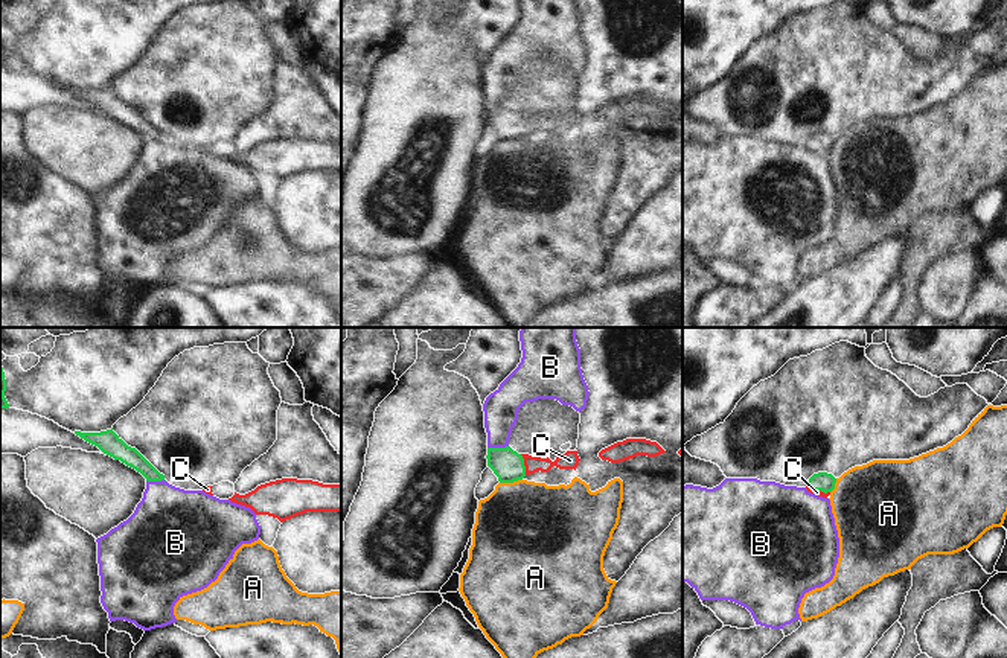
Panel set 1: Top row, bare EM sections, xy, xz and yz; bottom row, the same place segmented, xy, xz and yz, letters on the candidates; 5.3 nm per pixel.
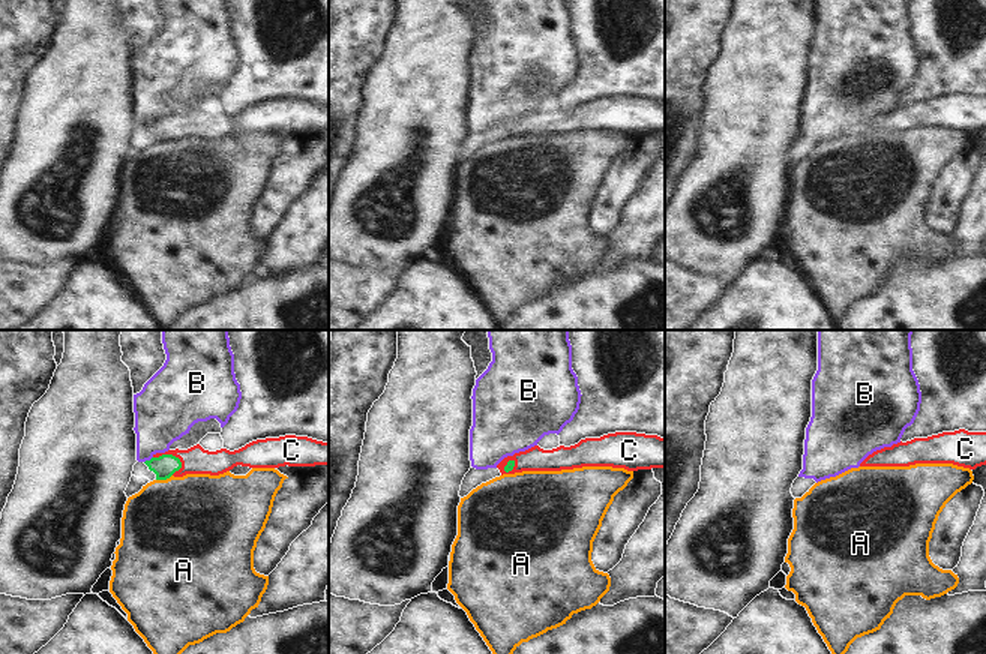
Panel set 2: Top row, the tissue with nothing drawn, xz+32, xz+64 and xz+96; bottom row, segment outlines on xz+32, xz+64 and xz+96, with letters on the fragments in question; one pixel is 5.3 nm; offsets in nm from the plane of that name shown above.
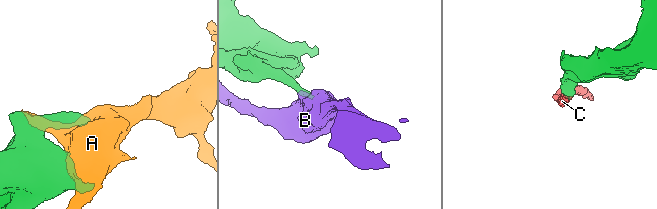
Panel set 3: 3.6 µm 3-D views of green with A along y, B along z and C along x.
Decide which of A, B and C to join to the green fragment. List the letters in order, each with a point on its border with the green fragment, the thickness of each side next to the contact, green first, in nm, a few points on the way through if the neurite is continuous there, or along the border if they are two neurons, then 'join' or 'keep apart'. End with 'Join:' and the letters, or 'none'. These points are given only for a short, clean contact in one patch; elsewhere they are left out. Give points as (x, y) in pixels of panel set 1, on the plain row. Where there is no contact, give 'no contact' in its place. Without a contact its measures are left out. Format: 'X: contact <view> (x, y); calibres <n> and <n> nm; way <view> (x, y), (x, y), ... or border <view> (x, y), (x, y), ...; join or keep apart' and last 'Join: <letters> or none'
A: contact xz (511, 140); calibres 170 and 500 nm; keep apart
B: contact xz (497, 107); calibres 170 and 180 nm; border xz (508, 104), (488, 107); keep apart
C: contact xz (523, 124); calibres 170 and 90 nm; way xz (508, 124), (523, 124), (570, 119); join
Join: C

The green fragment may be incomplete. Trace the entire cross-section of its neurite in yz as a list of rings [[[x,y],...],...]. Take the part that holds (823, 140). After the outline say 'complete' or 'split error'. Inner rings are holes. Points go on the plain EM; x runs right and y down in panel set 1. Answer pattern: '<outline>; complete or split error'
[[[827,131],[814,133],[807,140],[807,151],[827,157],[835,148],[836,137]]]; split error

